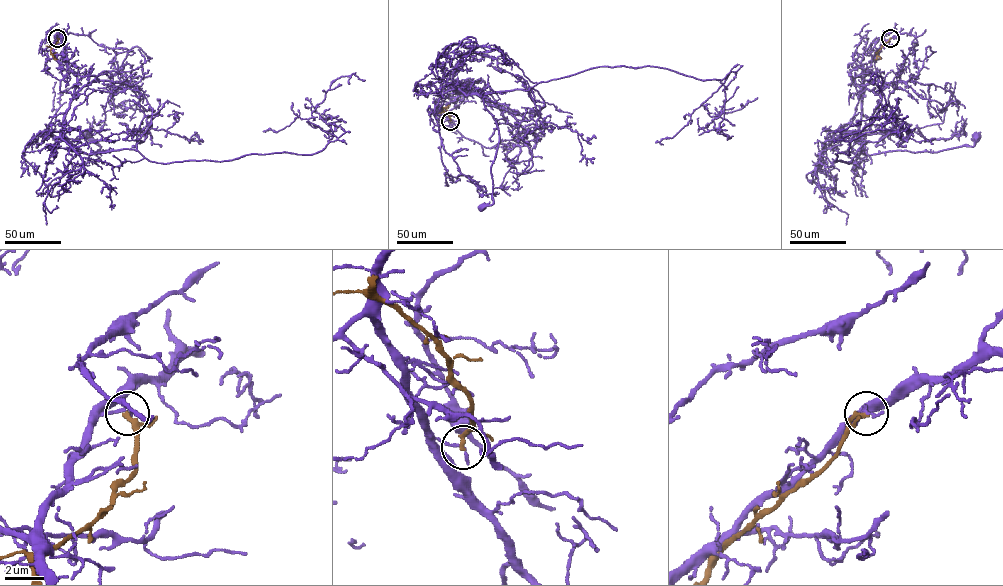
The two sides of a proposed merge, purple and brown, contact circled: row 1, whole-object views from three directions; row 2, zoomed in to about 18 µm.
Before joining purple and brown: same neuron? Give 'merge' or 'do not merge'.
do not merge

